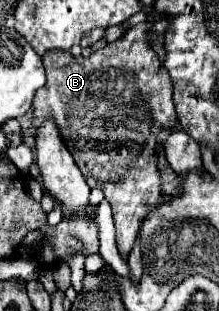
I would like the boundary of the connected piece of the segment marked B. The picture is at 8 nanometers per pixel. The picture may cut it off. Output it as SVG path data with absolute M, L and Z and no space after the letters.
M150 21L134 25L124 37L112 41L108 47L94 51L88 59L72 57L70 51L48 51L44 53L42 61L46 67L48 81L34 97L34 117L32 117L32 131L36 131L46 119L52 119L64 139L64 145L72 153L78 169L82 171L88 185L104 185L102 191L112 205L112 215L116 223L116 243L124 257L128 257L136 235L140 231L142 221L152 211L152 205L160 203L162 199L162 181L160 171L156 165L156 145L158 133L164 129L172 129L178 121L176 105L172 99L172 81L162 67L156 51L150 47Z

